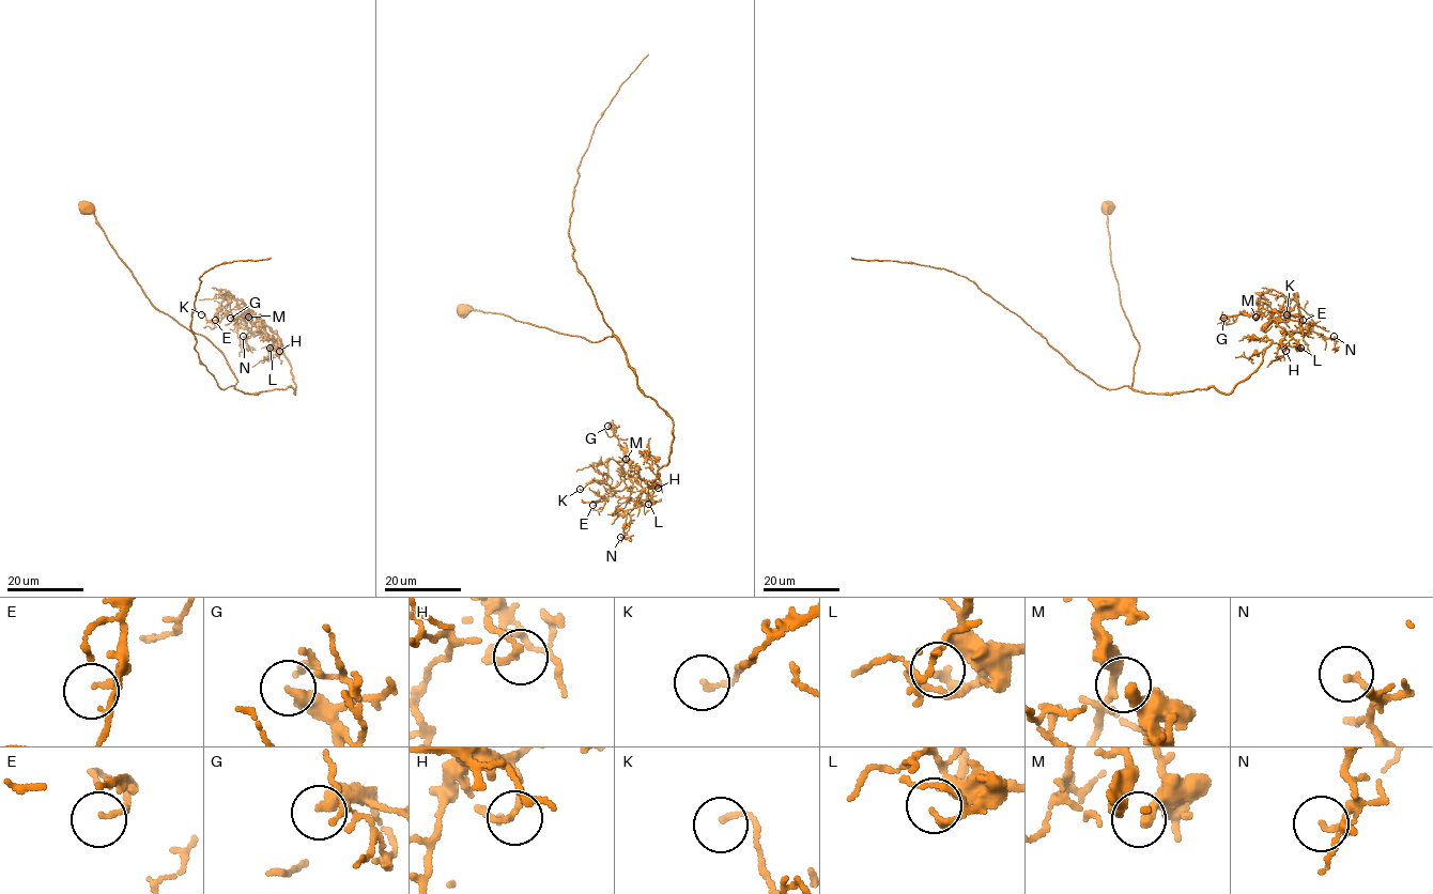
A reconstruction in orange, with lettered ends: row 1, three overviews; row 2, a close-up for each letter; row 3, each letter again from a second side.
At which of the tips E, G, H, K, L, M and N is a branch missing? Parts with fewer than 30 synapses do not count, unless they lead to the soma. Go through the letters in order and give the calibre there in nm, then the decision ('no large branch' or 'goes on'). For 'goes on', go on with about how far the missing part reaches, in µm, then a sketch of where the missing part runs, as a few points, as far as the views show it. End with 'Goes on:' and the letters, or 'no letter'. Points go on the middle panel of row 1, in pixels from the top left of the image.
E: 150 nm | no large branch
G: 360 nm | no large branch
H: 110 nm | no large branch
K: 140 nm | no large branch
L: 170 nm | no large branch
M: 320 nm | goes on | 15 µm | (626, 459), (620, 429)
N: 140 nm | no large branch
Goes on: M

